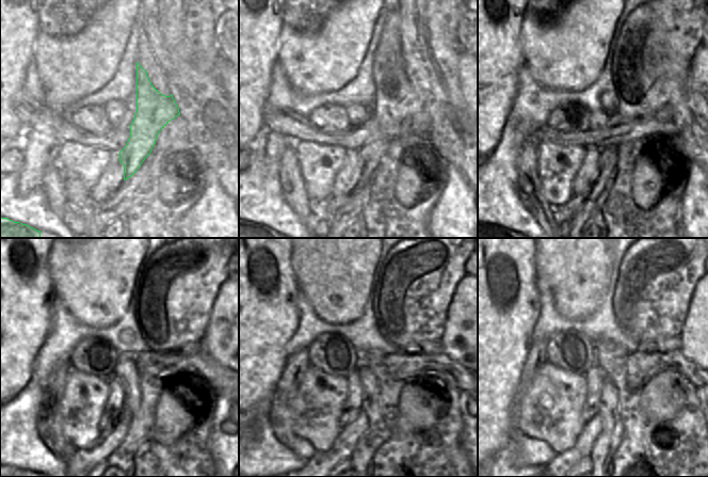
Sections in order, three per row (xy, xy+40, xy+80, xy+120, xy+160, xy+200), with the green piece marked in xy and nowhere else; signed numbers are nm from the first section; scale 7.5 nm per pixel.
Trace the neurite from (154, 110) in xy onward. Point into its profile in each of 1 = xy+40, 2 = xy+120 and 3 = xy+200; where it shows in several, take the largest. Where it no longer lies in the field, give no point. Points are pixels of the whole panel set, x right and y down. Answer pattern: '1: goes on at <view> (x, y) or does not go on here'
1: goes on at xy+40 (397, 98)
2: goes on at xy+120 (183, 320)
3: goes on at xy+200 (663, 317)

